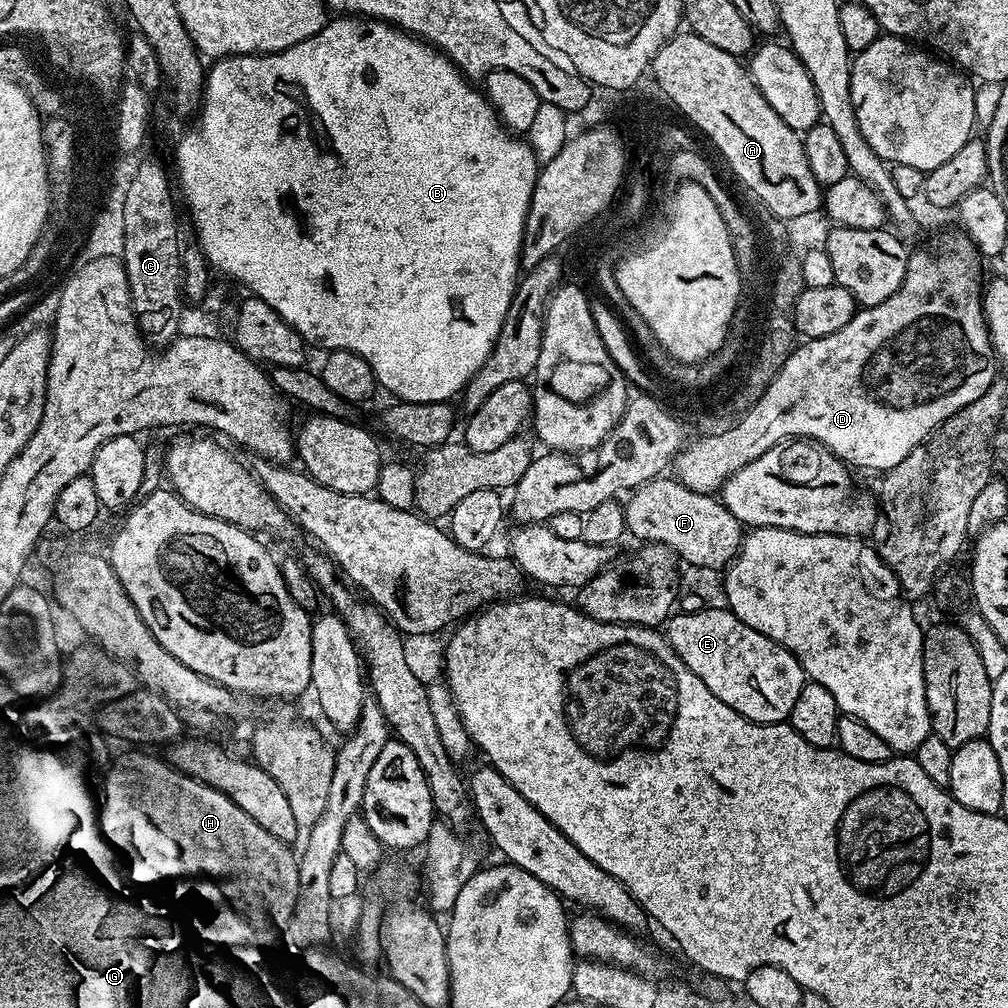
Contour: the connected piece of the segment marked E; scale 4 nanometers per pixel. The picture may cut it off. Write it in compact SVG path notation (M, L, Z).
M707 606L698 613L673 615L667 621L666 635L678 658L682 658L682 662L686 662L686 666L694 670L702 682L706 682L708 689L738 714L756 724L782 724L791 717L794 702L798 702L798 694L802 694L802 686L806 682L798 658L794 658L794 654L778 642L766 638L766 634L758 634L758 630L746 626L746 622L739 620L727 607Z

